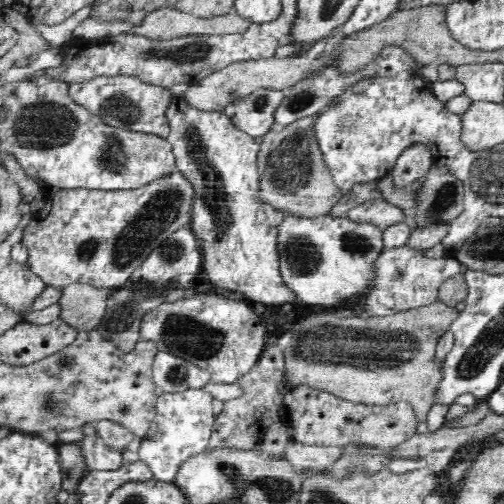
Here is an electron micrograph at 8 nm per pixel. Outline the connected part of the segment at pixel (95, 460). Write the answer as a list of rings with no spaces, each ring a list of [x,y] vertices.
[[[86,422],[86,424],[82,424],[80,436],[82,436],[82,440],[78,446],[81,448],[89,471],[118,468],[119,462],[122,462],[122,456],[118,451],[109,450],[105,441],[97,434],[95,423]]]

